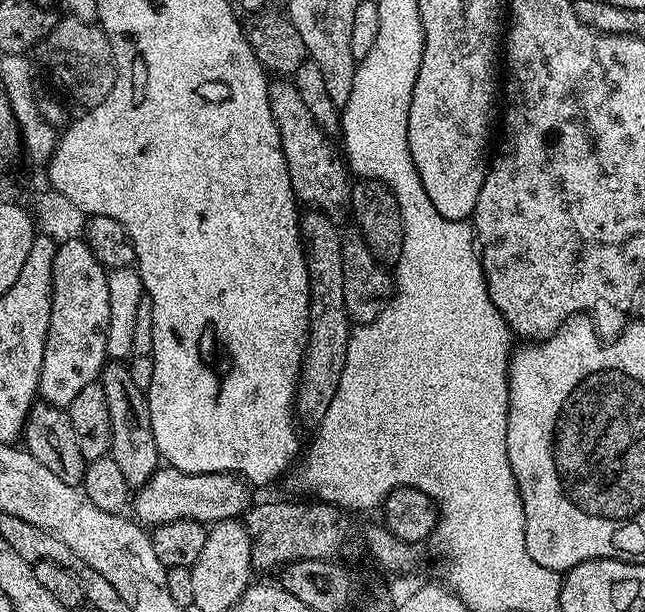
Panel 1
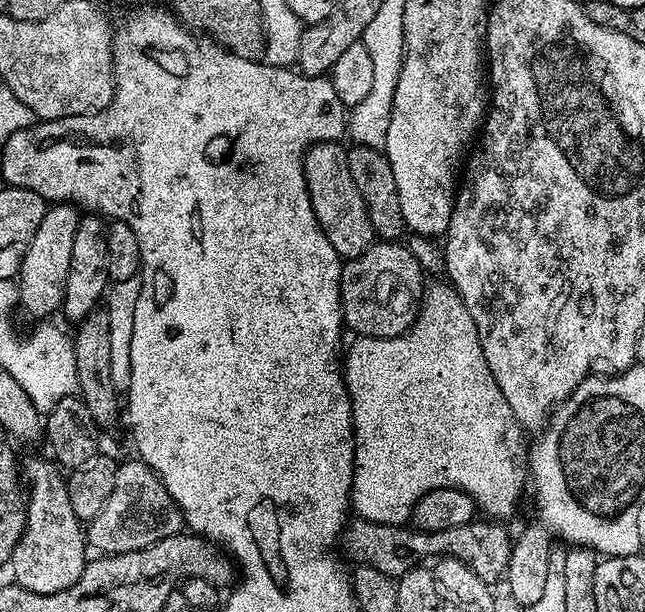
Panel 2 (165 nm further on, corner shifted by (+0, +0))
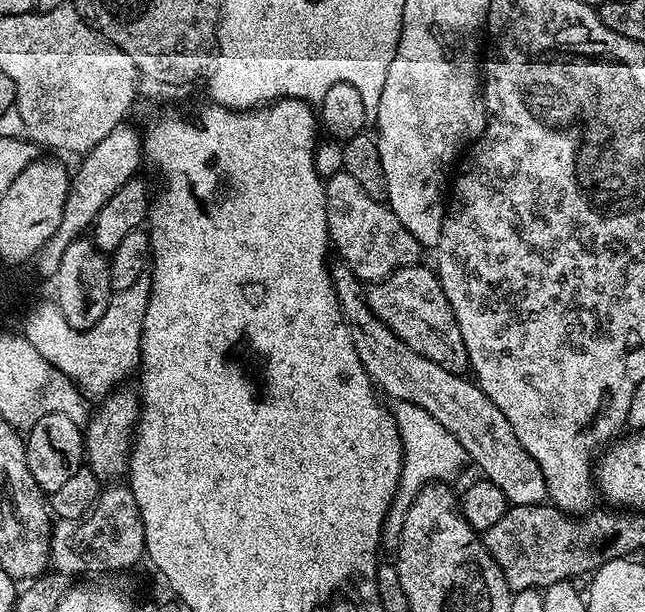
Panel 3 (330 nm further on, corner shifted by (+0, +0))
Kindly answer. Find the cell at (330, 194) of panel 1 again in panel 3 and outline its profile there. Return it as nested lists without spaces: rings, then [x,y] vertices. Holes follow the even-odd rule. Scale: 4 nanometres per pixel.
[[[346,171],[327,177],[326,222],[331,247],[340,255],[339,259],[352,268],[361,282],[384,280],[400,268],[421,263],[420,243],[398,222],[398,218],[387,203],[370,198],[358,182]]]

